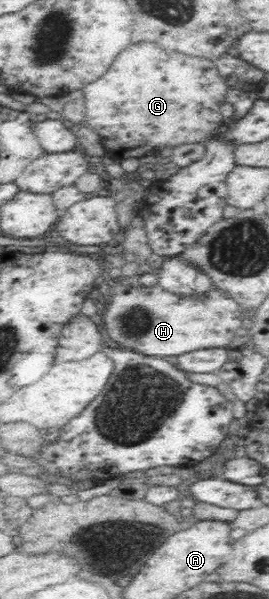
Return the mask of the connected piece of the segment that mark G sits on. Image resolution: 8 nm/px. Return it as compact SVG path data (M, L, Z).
M142 41L125 48L109 70L95 82L83 88L85 92L84 124L99 135L104 148L104 162L108 159L136 159L163 146L197 144L211 139L225 120L219 107L227 98L226 84L215 69L214 60L197 55L195 51L166 48L159 42Z

